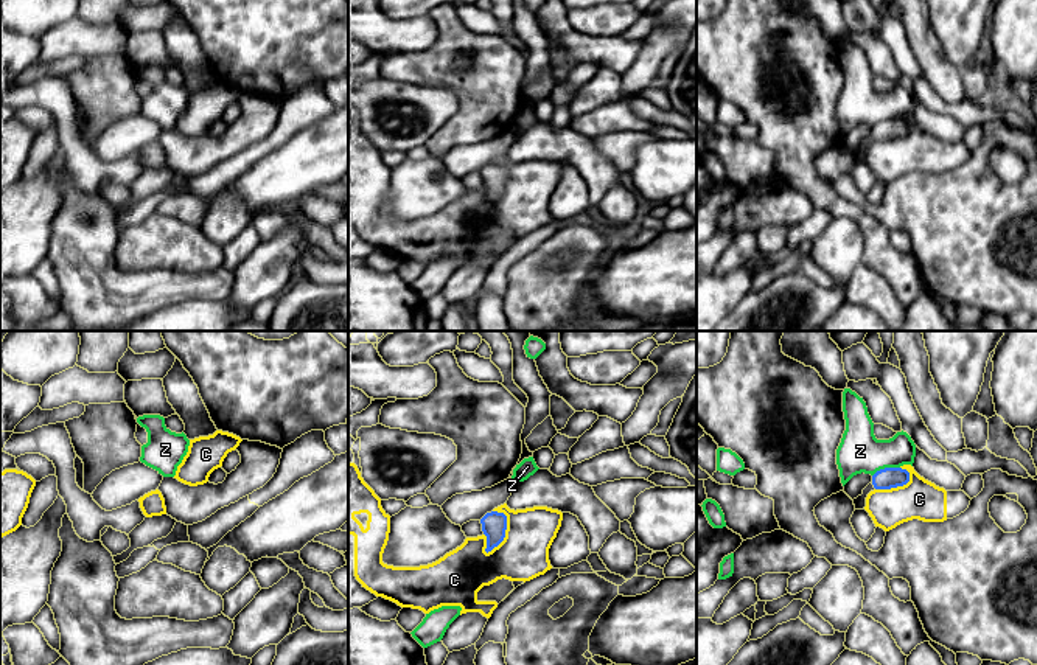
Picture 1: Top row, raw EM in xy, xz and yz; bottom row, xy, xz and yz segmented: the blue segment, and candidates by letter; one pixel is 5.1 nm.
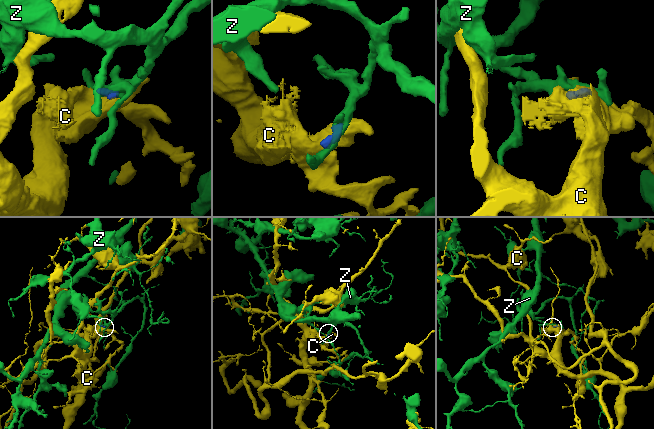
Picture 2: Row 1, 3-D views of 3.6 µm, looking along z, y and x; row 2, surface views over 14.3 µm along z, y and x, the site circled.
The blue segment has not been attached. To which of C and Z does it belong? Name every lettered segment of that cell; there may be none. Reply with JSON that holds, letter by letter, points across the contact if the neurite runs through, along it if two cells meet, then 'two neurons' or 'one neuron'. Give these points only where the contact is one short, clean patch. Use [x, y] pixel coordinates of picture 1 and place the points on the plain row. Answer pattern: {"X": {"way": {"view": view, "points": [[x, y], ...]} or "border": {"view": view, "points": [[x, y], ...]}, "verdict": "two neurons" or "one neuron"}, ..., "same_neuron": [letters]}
{"C": {"verdict": "two neurons"}, "Z": {"verdict": "two neurons"}, "same_neuron": []}

